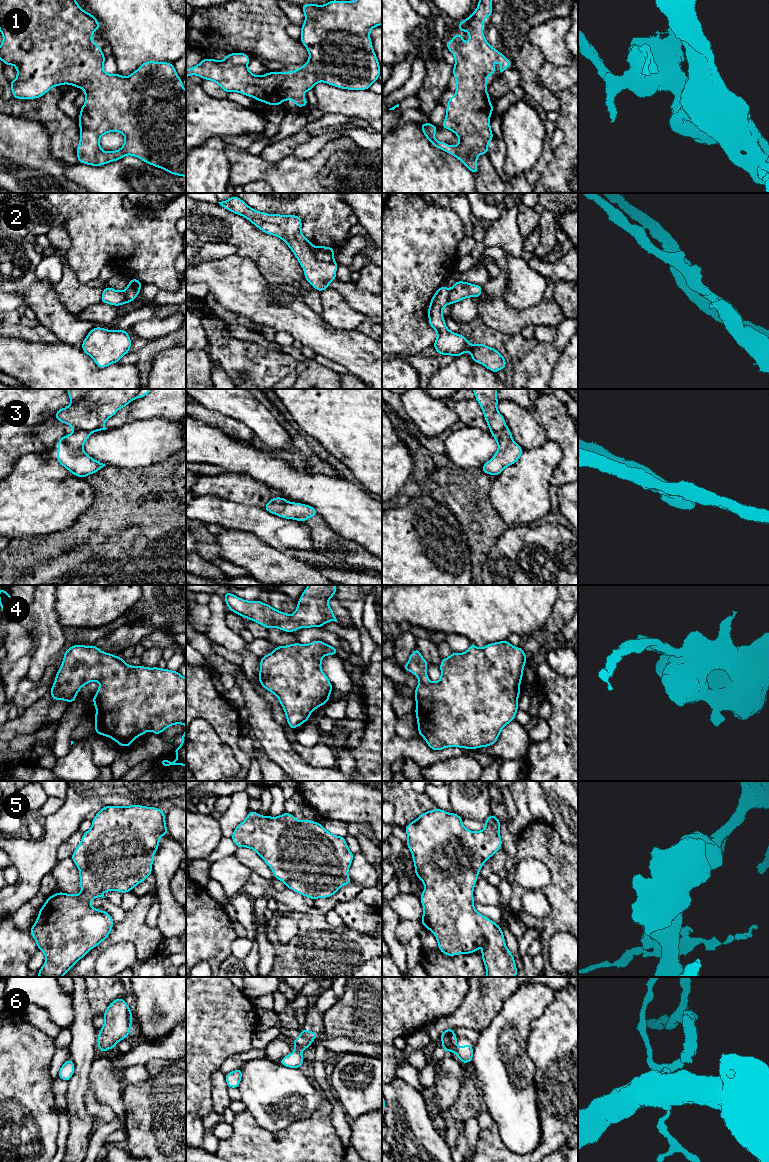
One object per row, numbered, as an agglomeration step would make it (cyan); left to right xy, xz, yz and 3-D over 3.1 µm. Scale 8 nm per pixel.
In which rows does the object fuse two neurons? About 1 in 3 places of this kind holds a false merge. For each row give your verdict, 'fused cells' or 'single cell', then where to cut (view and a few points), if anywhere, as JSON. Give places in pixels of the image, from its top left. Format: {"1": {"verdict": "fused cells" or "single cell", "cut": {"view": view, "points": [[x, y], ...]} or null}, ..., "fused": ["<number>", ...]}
{"1": {"verdict": "single cell", "cut": null}, "2": {"verdict": "fused cells", "cut": {"view": "xz", "points": [[313, 247], [313, 253], [317, 258], [327, 262], [334, 260]]}}, "3": {"verdict": "fused cells", "cut": {"view": "xy", "points": [[75, 429], [83, 429], [90, 433]]}}, "4": {"verdict": "single cell", "cut": null}, "5": {"verdict": "single cell", "cut": null}, "6": {"verdict": "fused cells", "cut": {"view": "xz", "points": [[295, 1048], [300, 1051]]}}, "fused": ["2", "3", "6"]}

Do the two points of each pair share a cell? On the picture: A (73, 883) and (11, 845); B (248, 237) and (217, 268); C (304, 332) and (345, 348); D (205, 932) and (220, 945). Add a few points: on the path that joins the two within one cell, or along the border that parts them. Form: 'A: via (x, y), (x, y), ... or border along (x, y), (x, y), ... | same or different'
A: border along (57, 860), (49, 872) | different
B: border along (236, 253), (250, 258), (257, 265) | different
C: via (314, 333), (323, 340), (335, 345) | same
D: via (209, 936), (216, 943) | same

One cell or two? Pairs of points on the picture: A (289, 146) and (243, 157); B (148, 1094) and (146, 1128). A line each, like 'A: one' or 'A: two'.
A: two
B: one

